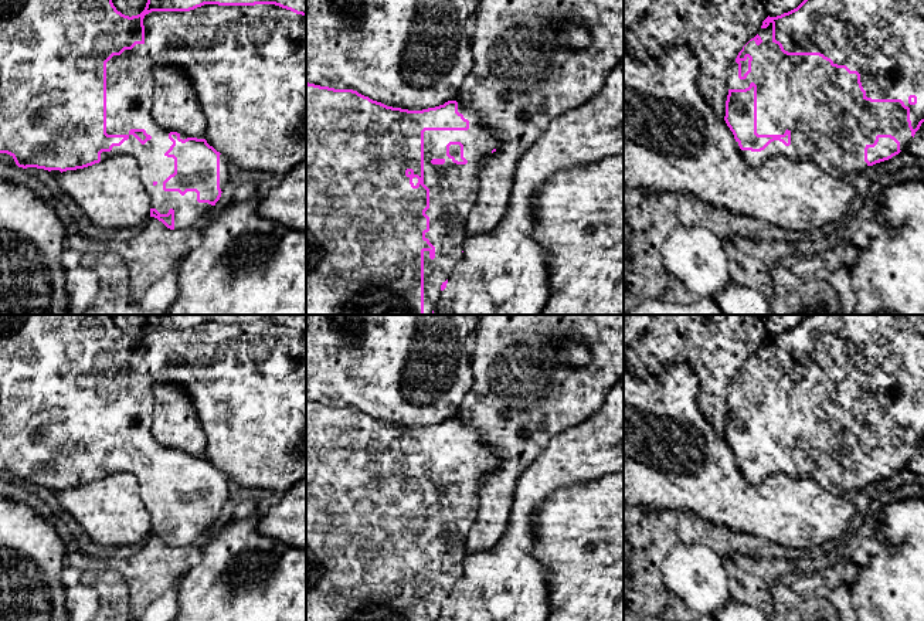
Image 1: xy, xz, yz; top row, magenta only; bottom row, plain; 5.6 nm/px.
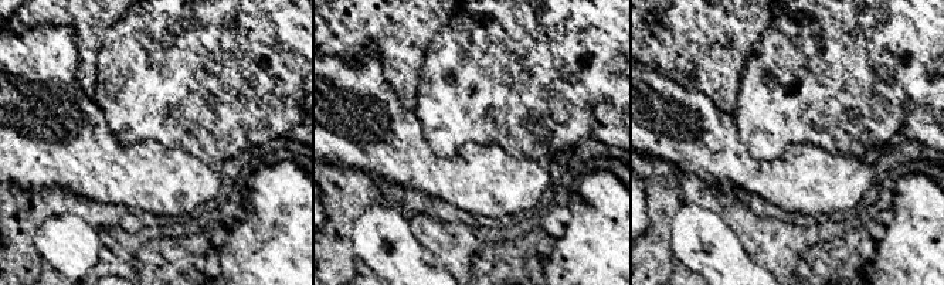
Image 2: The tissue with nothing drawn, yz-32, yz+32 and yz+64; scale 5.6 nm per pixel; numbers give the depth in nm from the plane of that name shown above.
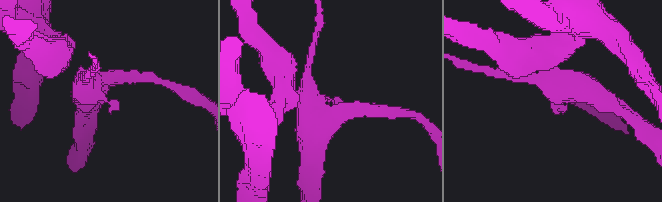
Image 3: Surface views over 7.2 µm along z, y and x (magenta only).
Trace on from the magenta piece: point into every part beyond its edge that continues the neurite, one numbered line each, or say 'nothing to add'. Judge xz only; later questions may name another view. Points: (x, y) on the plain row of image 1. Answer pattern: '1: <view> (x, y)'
1: xz (454, 505)

